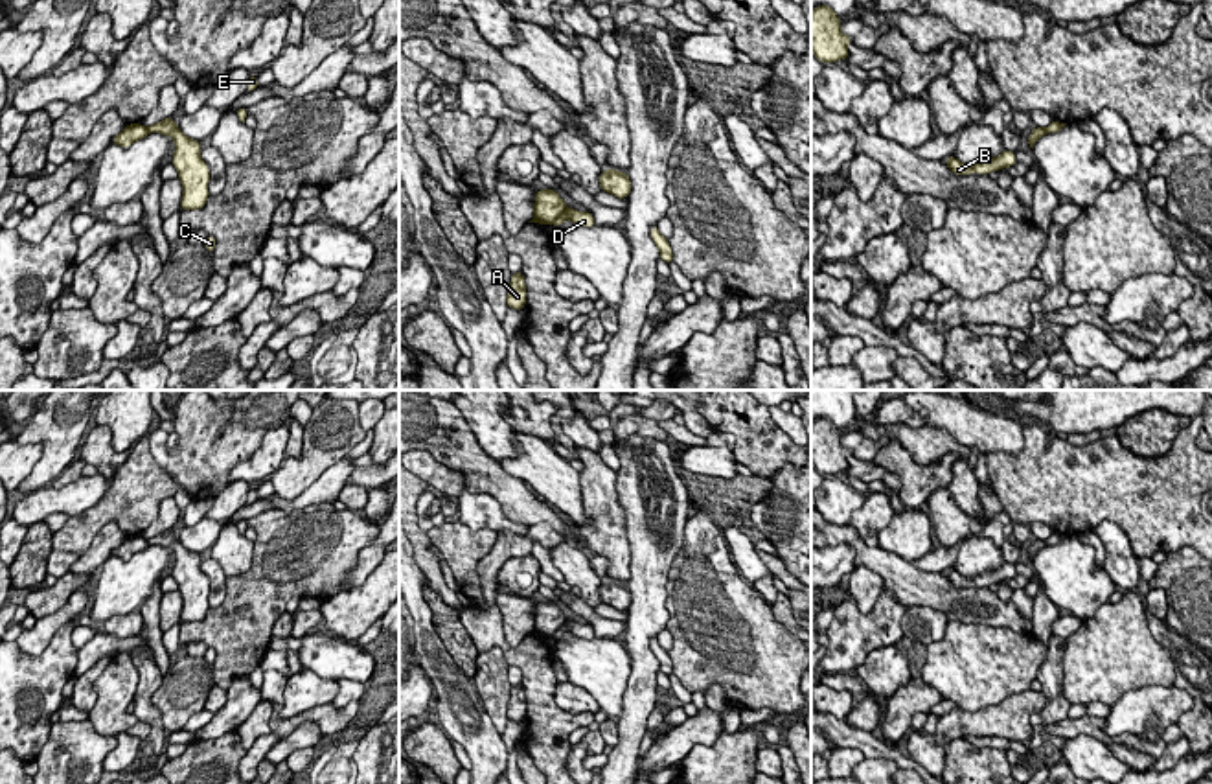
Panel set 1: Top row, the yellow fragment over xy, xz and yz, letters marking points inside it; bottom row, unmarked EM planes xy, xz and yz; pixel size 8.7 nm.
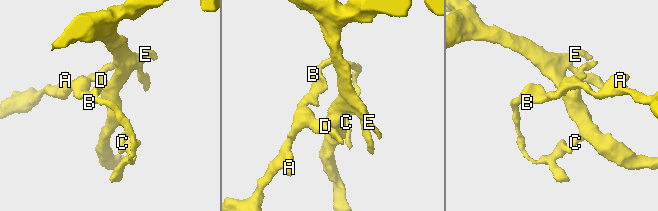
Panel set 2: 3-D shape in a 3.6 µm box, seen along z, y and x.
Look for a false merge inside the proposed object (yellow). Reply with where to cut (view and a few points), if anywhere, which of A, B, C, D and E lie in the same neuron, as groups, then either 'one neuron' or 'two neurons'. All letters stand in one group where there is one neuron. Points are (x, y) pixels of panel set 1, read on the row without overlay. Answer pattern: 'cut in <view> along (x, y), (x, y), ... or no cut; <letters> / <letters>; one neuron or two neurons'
cut in xz along (567, 621), (552, 635); A B C / D E; two neurons

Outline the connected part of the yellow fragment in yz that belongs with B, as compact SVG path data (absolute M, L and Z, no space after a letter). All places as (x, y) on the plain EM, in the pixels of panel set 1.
M1004 563L995 571L988 571L980 576L971 576L966 578L962 576L958 571L955 571L953 567L945 572L947 580L955 585L955 587L969 587L969 585L982 585L988 587L991 583L999 583L1004 580L1010 580L1017 574L1015 565L1013 563Z

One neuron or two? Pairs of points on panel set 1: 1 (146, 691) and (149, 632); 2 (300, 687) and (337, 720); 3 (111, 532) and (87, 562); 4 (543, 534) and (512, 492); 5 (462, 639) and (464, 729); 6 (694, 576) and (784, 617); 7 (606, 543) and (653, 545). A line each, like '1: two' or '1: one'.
1: two
2: two
3: one
4: two
5: two
6: two
7: two

